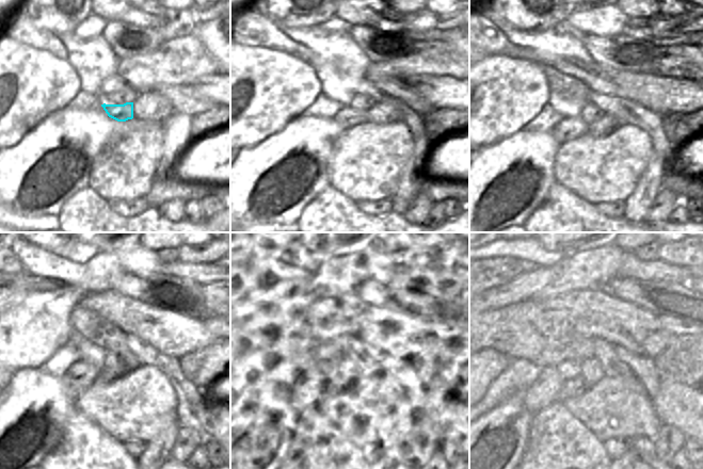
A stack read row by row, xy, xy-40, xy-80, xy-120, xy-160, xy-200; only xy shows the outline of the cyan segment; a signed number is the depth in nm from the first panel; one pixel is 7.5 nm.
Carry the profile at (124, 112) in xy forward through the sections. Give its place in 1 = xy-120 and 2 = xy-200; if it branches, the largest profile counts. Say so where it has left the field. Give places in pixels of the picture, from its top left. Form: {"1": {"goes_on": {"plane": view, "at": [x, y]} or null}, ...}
{"1": {"goes_on": {"plane": "xy-120", "at": [82, 375]}}, "2": {"goes_on": {"plane": "xy-200", "at": [543, 392]}}}

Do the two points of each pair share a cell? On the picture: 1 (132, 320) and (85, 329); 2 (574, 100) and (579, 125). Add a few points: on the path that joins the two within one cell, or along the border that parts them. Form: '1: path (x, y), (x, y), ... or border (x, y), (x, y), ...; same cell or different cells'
1: path (121, 316), (99, 316), (97, 318); same cell
2: border (579, 115), (564, 117), (554, 126); different cells

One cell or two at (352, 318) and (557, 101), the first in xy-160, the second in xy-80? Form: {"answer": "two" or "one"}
{"answer": "two"}

